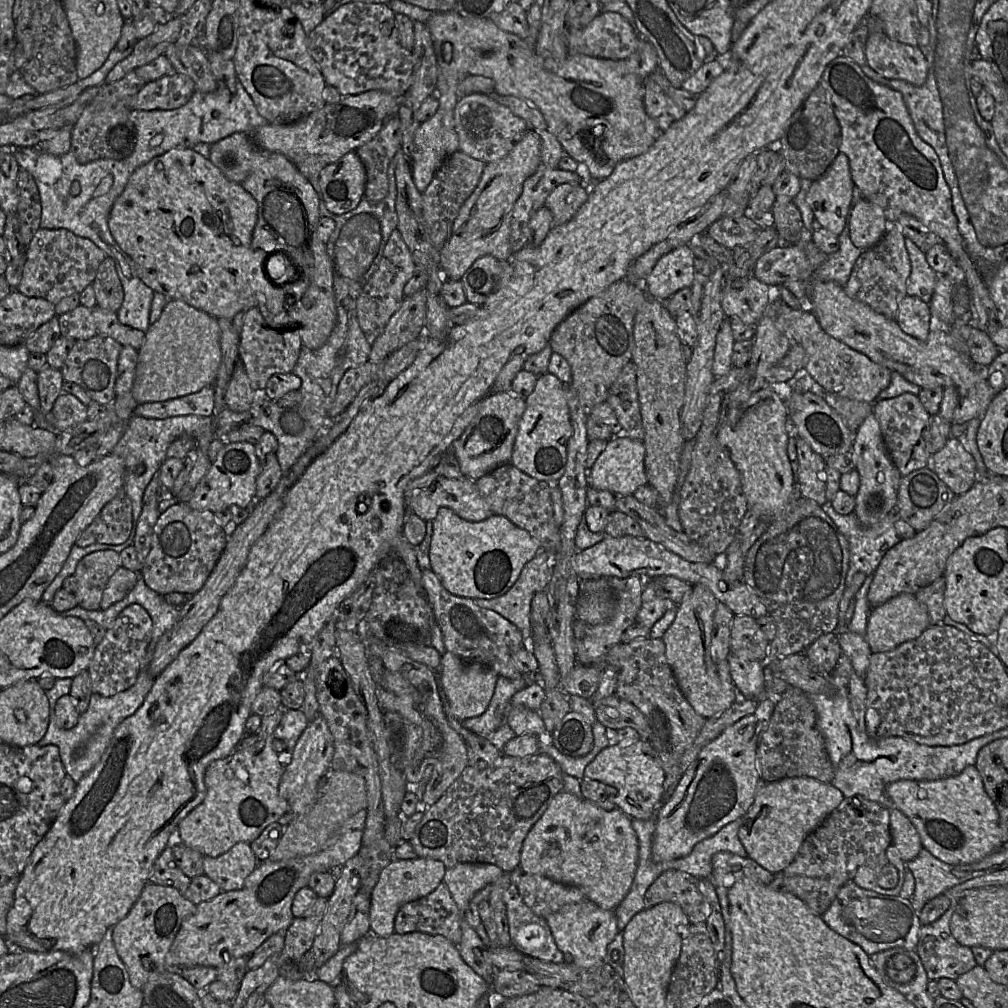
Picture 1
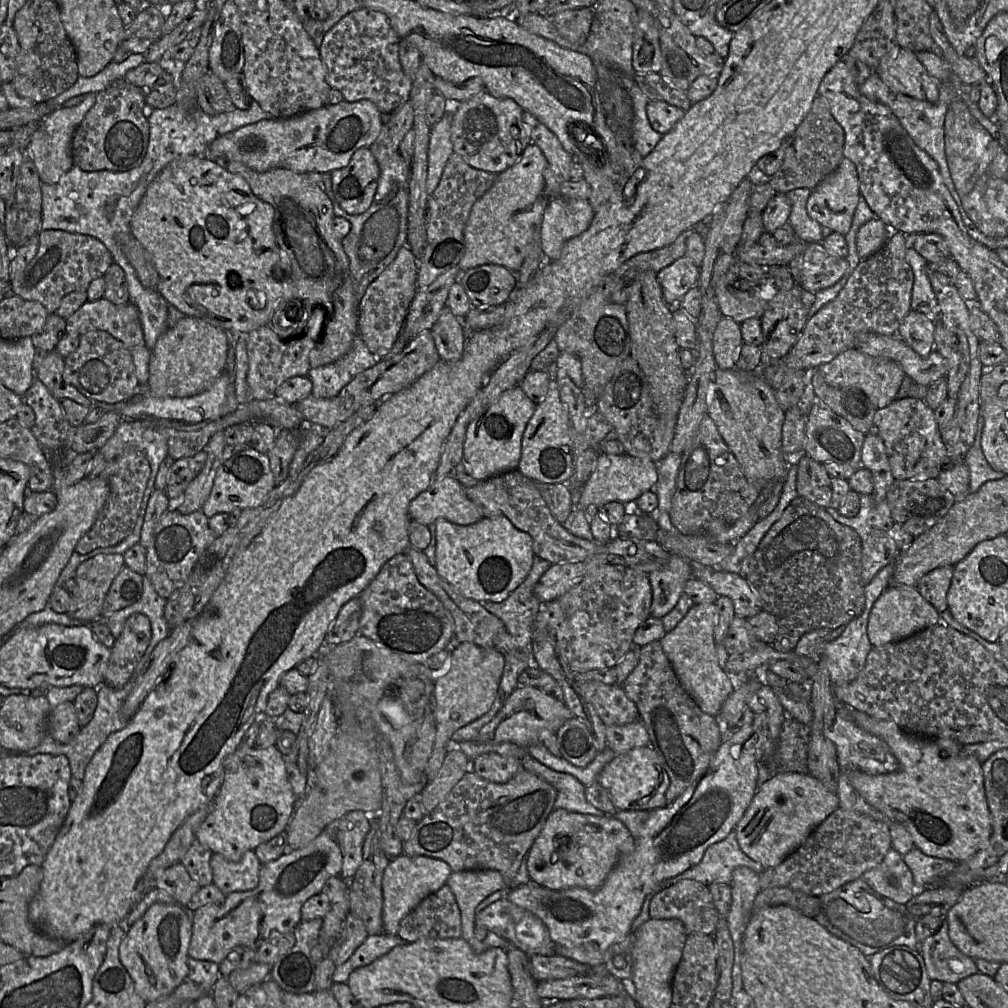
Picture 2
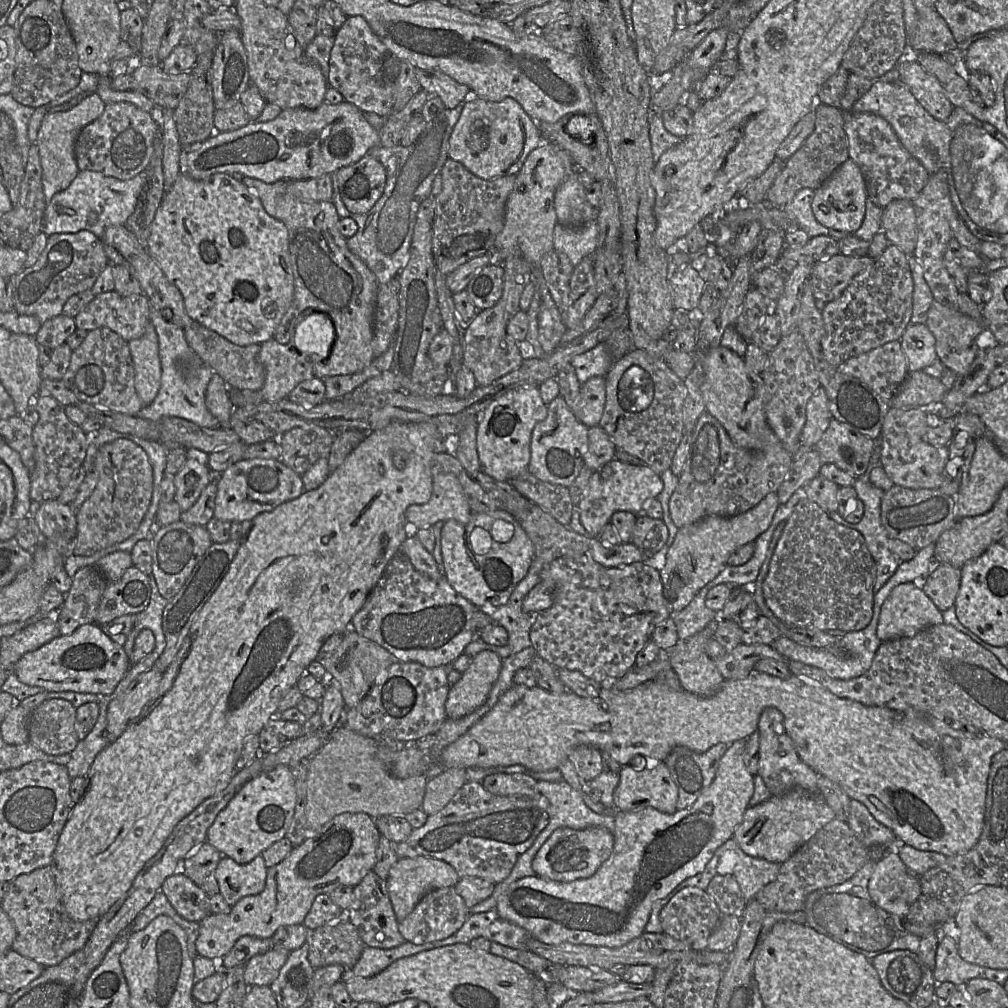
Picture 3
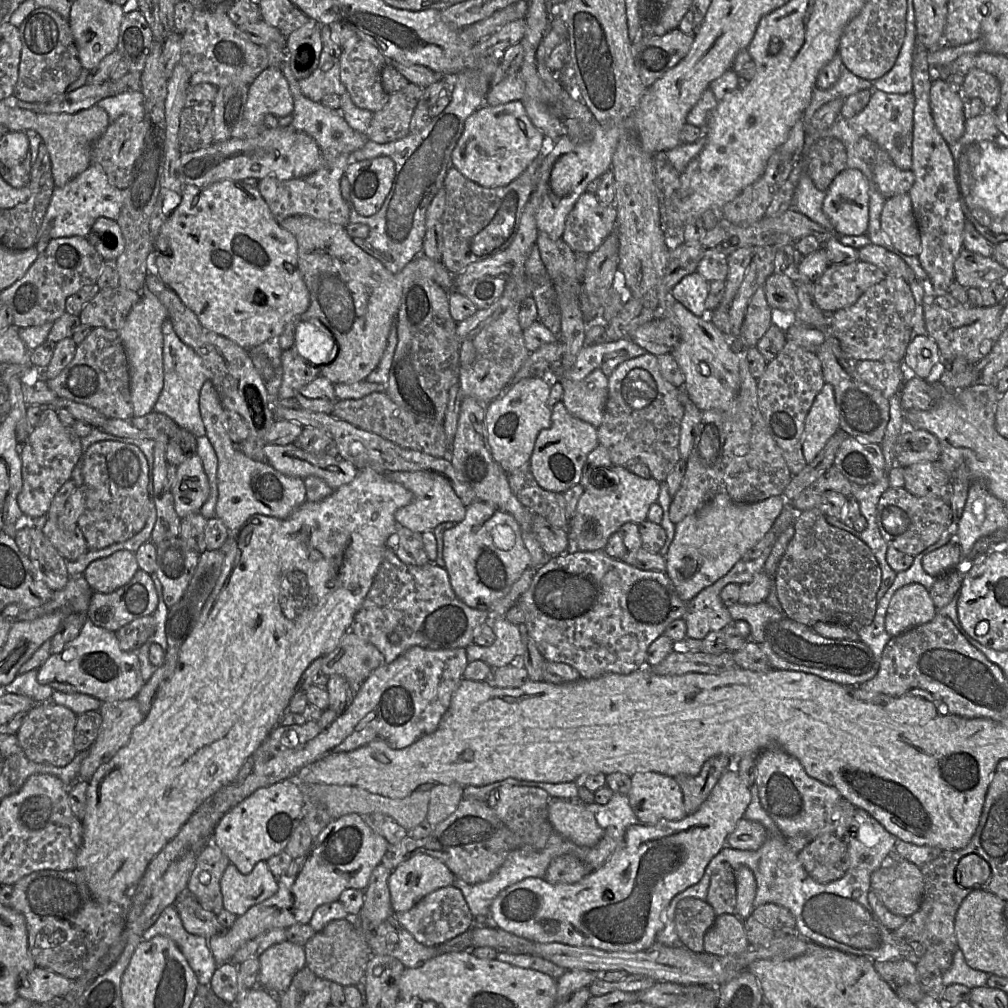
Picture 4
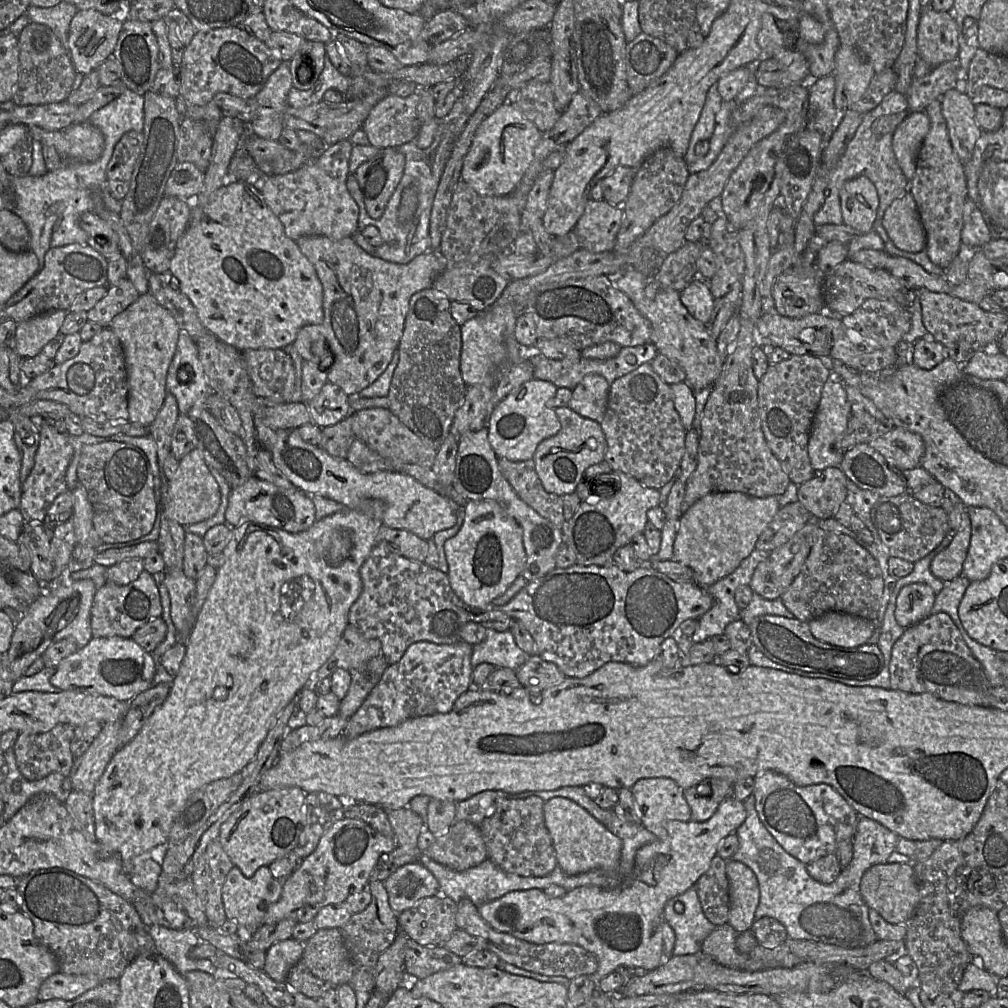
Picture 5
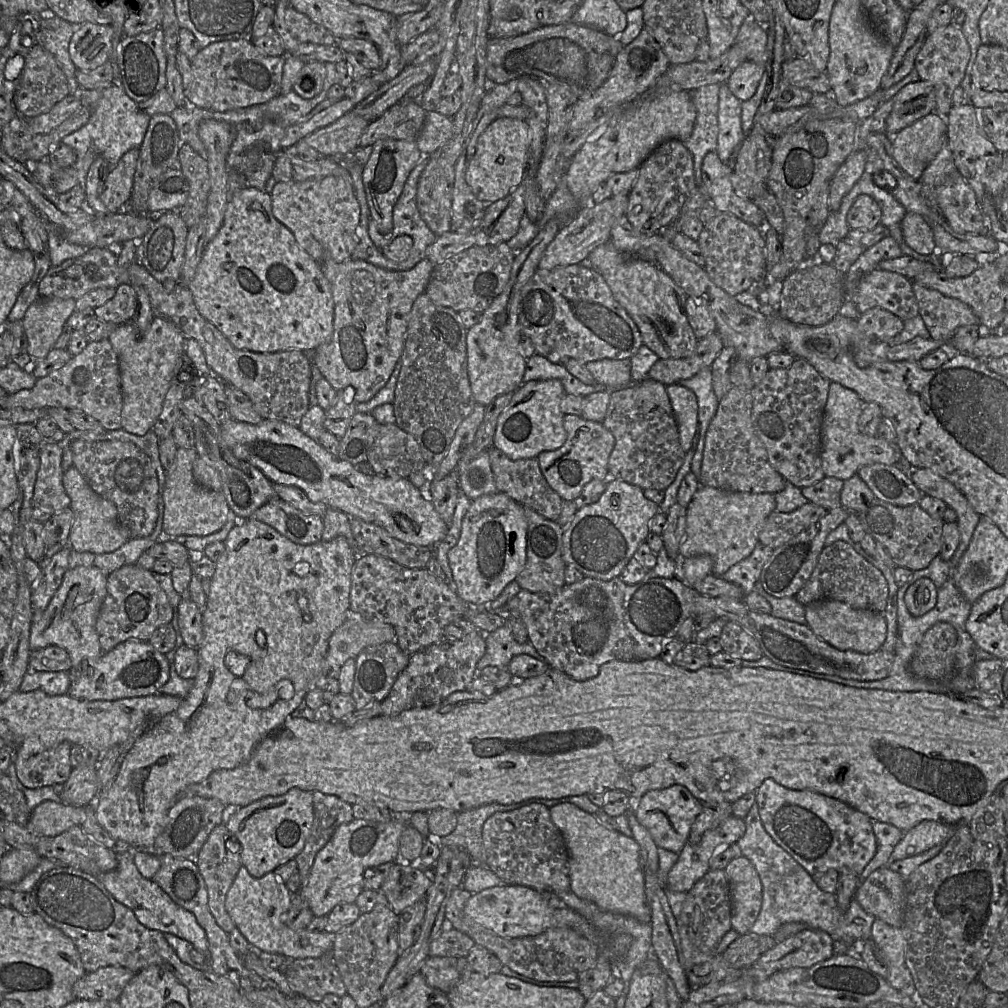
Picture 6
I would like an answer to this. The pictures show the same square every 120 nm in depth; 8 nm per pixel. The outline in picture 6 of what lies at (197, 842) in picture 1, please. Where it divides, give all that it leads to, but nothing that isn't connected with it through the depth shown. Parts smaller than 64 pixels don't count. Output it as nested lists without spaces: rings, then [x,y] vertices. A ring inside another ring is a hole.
[[[291,788],[282,795],[265,796],[246,806],[233,808],[227,813],[225,825],[241,844],[241,863],[251,876],[262,877],[288,860],[294,859],[302,850],[314,820],[312,796],[312,791]]]

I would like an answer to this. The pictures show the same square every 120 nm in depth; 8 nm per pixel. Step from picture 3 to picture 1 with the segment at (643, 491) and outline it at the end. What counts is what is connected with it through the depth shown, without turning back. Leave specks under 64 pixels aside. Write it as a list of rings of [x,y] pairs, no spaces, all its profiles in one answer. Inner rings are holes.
[[[613,436],[589,470],[589,486],[608,490],[615,495],[633,495],[638,487],[648,484],[644,464],[645,451],[644,442],[641,440],[627,436]]]

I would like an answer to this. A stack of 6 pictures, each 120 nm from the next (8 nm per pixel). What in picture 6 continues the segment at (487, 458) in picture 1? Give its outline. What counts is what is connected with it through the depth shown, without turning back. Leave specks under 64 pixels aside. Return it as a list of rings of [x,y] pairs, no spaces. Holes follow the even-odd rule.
[[[558,379],[524,382],[498,417],[493,446],[512,460],[535,458],[543,451],[560,448],[567,438],[563,425],[565,414],[560,407],[565,395]]]

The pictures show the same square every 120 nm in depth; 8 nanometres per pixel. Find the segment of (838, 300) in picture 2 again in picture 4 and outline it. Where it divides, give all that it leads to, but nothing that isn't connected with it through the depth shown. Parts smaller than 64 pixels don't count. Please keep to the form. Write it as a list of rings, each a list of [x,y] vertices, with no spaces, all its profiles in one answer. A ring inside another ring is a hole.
[[[886,276],[870,287],[852,306],[830,314],[831,333],[839,341],[843,352],[854,360],[902,362],[909,342],[915,312],[915,299],[910,284],[902,278]]]

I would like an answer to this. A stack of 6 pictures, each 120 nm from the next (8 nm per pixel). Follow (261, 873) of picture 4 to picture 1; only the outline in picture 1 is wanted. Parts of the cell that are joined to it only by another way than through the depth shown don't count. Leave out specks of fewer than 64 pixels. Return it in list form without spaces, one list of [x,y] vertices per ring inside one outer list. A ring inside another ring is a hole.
[[[238,842],[219,856],[204,856],[203,869],[204,874],[218,884],[221,891],[238,890],[258,862],[250,845]]]

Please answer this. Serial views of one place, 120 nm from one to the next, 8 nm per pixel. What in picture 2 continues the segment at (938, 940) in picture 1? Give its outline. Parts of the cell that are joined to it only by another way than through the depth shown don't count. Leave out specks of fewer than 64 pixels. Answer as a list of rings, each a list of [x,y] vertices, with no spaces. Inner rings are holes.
[[[947,920],[935,934],[919,943],[919,949],[931,980],[957,984],[979,972],[974,960],[963,954],[950,940]]]

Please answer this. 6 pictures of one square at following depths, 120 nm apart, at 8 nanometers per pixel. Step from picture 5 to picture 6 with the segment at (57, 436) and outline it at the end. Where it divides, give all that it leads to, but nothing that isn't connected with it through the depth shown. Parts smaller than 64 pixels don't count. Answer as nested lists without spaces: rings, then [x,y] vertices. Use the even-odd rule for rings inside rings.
[[[43,442],[30,520],[44,523],[70,506],[70,498],[63,486],[62,457],[63,451],[57,443]]]

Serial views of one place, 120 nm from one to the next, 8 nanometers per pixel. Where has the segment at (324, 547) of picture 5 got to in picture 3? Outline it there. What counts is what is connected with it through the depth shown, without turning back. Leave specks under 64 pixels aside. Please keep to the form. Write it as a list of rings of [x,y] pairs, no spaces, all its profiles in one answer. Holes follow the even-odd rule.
[[[394,421],[383,429],[368,432],[345,461],[332,471],[317,489],[304,491],[298,498],[284,502],[274,510],[260,513],[250,520],[251,527],[243,537],[227,573],[203,606],[181,648],[163,673],[156,695],[139,716],[131,721],[126,730],[96,755],[85,776],[82,794],[74,804],[53,854],[59,896],[64,911],[71,919],[75,921],[99,919],[128,892],[137,874],[159,851],[177,823],[229,783],[238,770],[237,761],[246,738],[252,734],[259,735],[273,716],[280,717],[278,713],[280,700],[290,688],[296,686],[298,679],[307,671],[308,665],[316,659],[324,642],[331,635],[345,633],[350,629],[353,616],[362,608],[386,566],[408,537],[406,509],[411,505],[425,504],[431,498],[433,457],[439,453],[441,441],[442,436],[433,423]]]

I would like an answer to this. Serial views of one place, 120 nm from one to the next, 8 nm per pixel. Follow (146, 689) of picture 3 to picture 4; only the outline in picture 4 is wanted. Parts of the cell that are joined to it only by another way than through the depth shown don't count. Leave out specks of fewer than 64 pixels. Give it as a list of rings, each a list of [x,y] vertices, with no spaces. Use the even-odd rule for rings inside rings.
[[[136,698],[102,702],[98,736],[82,760],[78,780],[89,782],[95,771],[124,746],[144,715]]]

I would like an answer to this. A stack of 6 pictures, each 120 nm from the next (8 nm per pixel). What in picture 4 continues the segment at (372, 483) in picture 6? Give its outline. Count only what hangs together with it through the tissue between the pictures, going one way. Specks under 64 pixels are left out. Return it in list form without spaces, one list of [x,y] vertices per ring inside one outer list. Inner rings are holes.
[[[266,444],[263,448],[266,461],[282,474],[306,478],[316,476],[324,480],[333,490],[352,482],[357,468],[341,457],[315,455],[295,446]],[[398,471],[385,475],[387,475],[388,479],[401,484],[413,494],[411,503],[398,509],[394,514],[398,525],[422,534],[426,531],[433,531],[441,523],[459,523],[464,519],[467,507],[462,503],[449,481],[443,475],[428,471]]]

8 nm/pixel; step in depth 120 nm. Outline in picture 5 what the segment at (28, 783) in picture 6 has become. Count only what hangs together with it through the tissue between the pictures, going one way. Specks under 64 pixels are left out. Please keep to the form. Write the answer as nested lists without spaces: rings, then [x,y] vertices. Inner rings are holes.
[[[60,723],[45,733],[19,733],[14,753],[21,774],[29,781],[40,780],[51,773],[69,776],[75,760],[70,748],[74,728]]]

